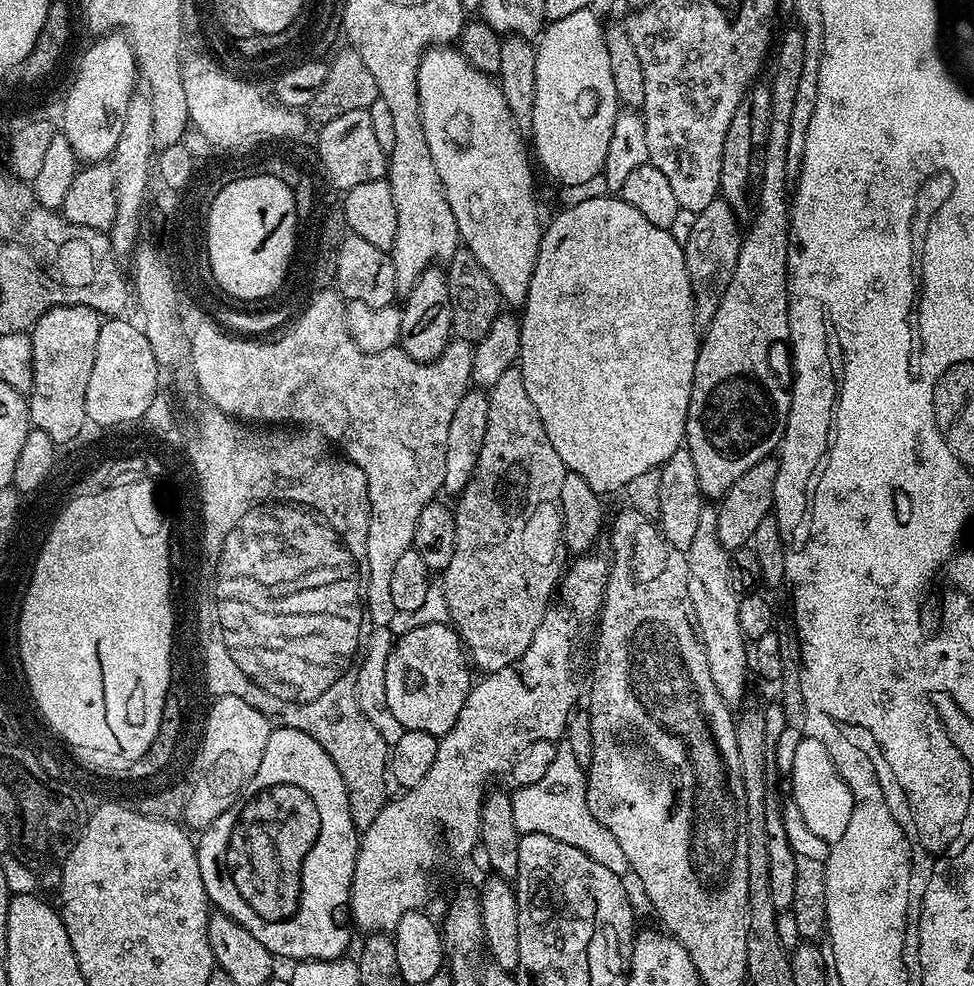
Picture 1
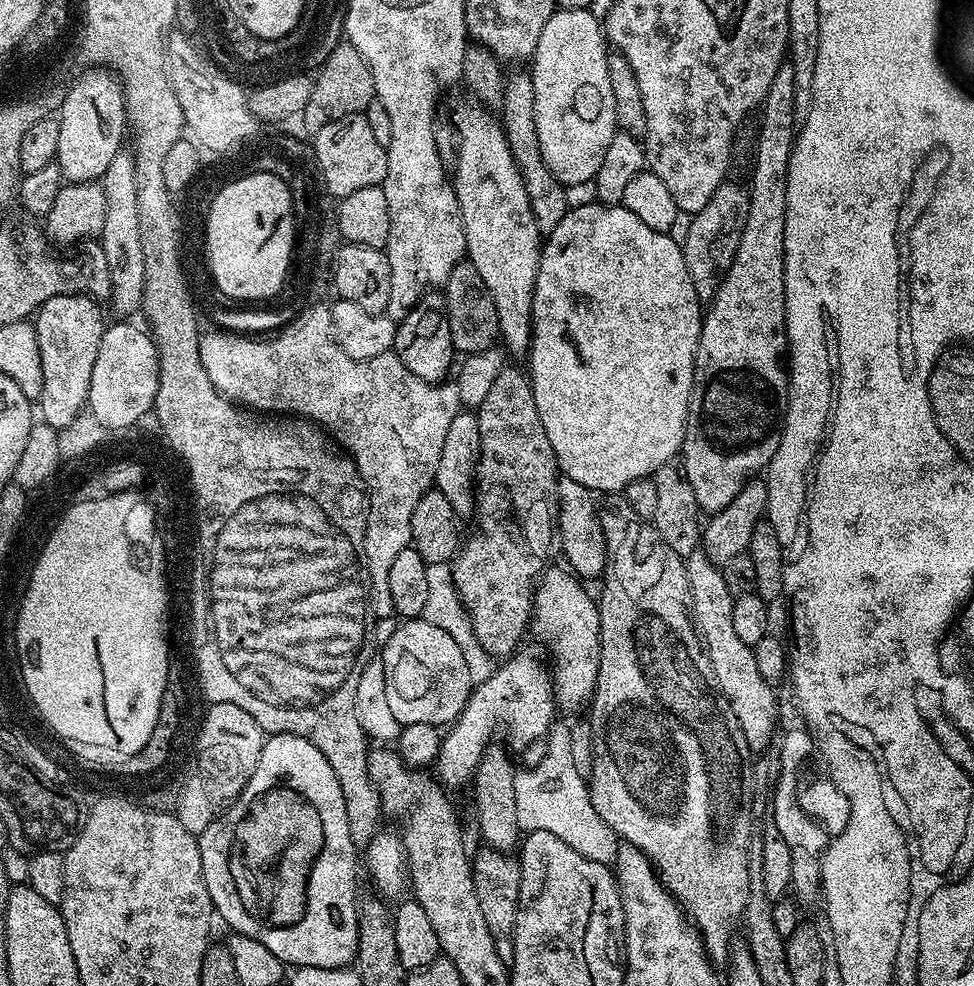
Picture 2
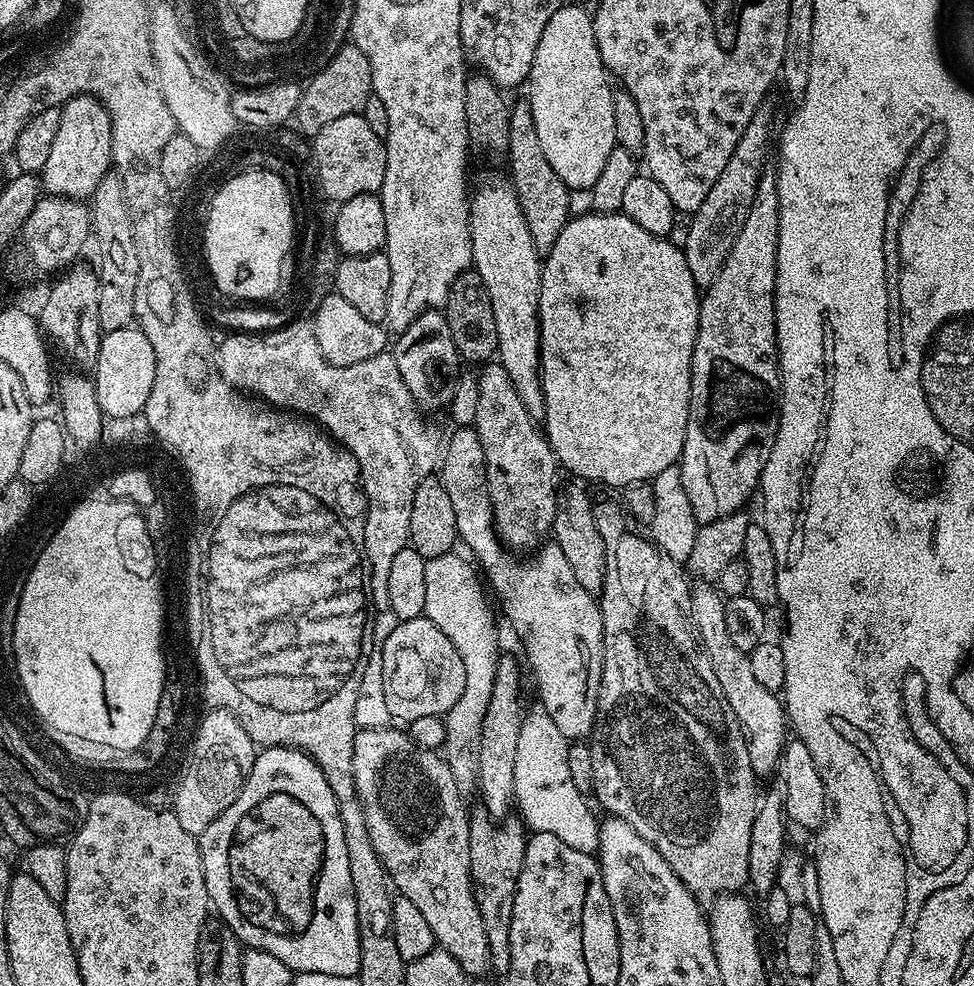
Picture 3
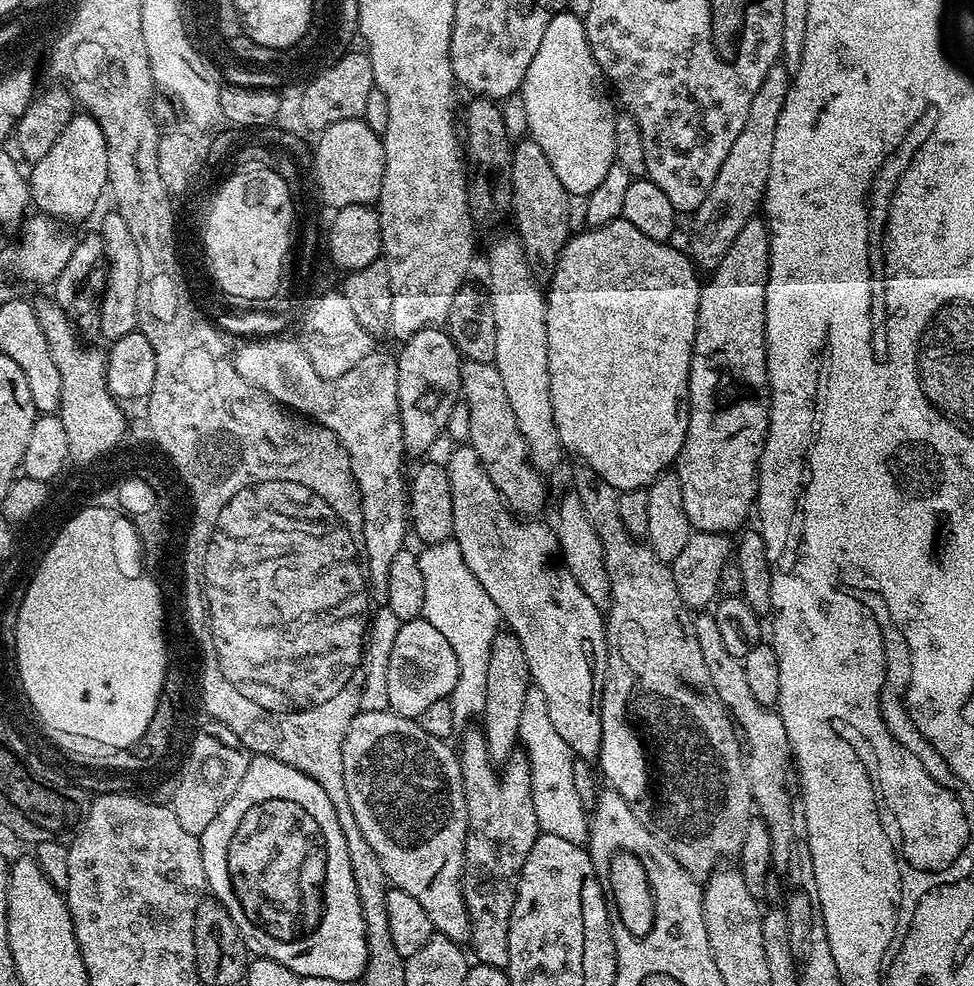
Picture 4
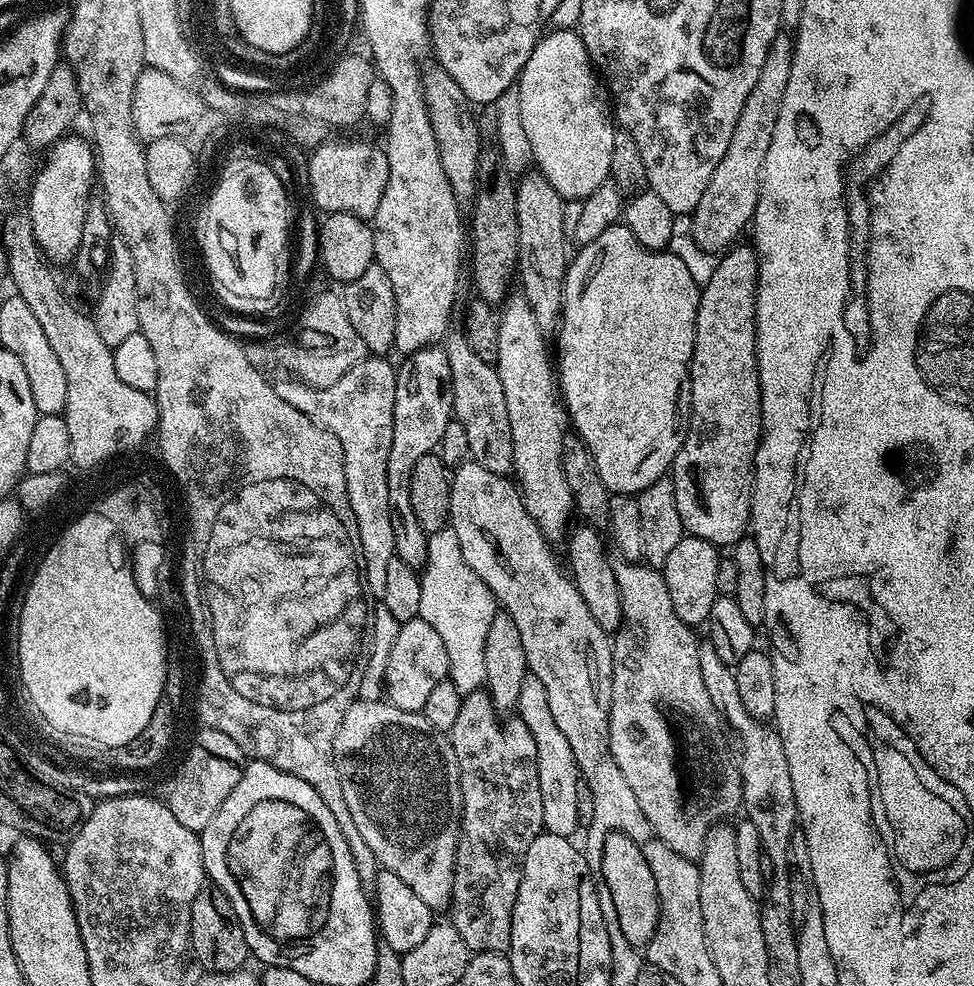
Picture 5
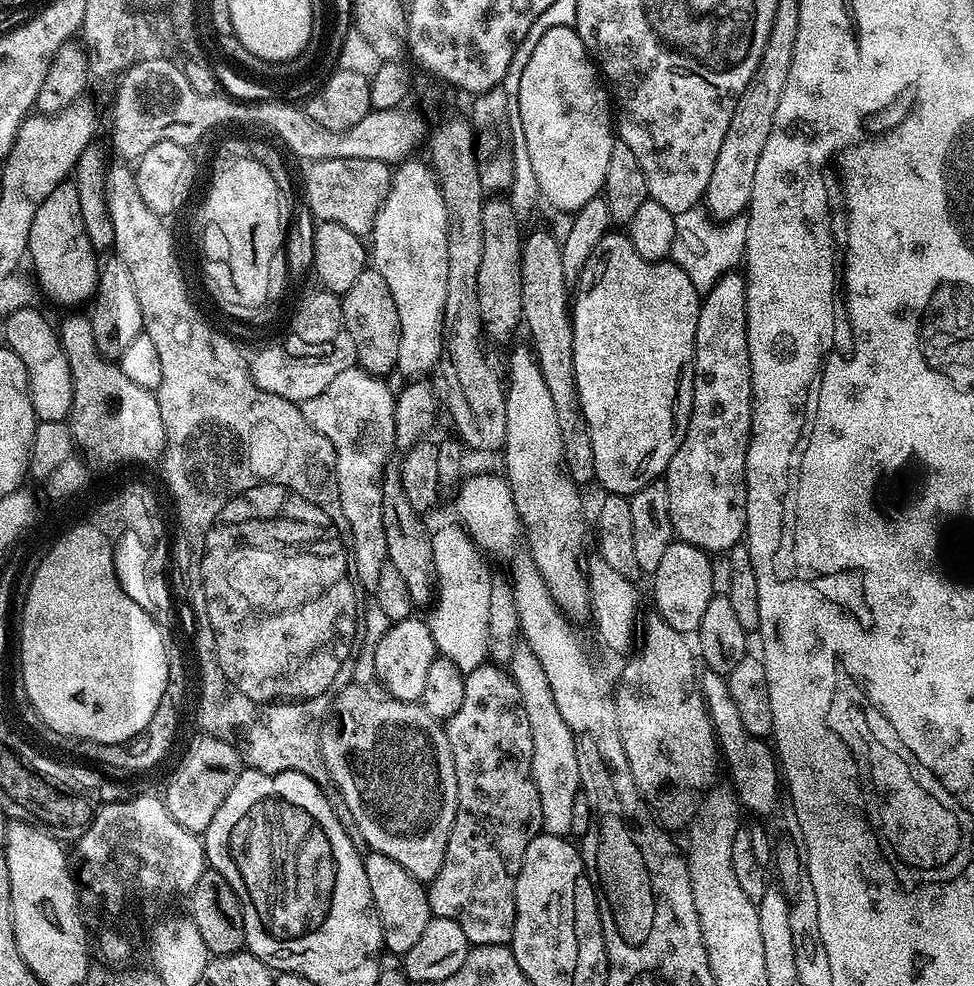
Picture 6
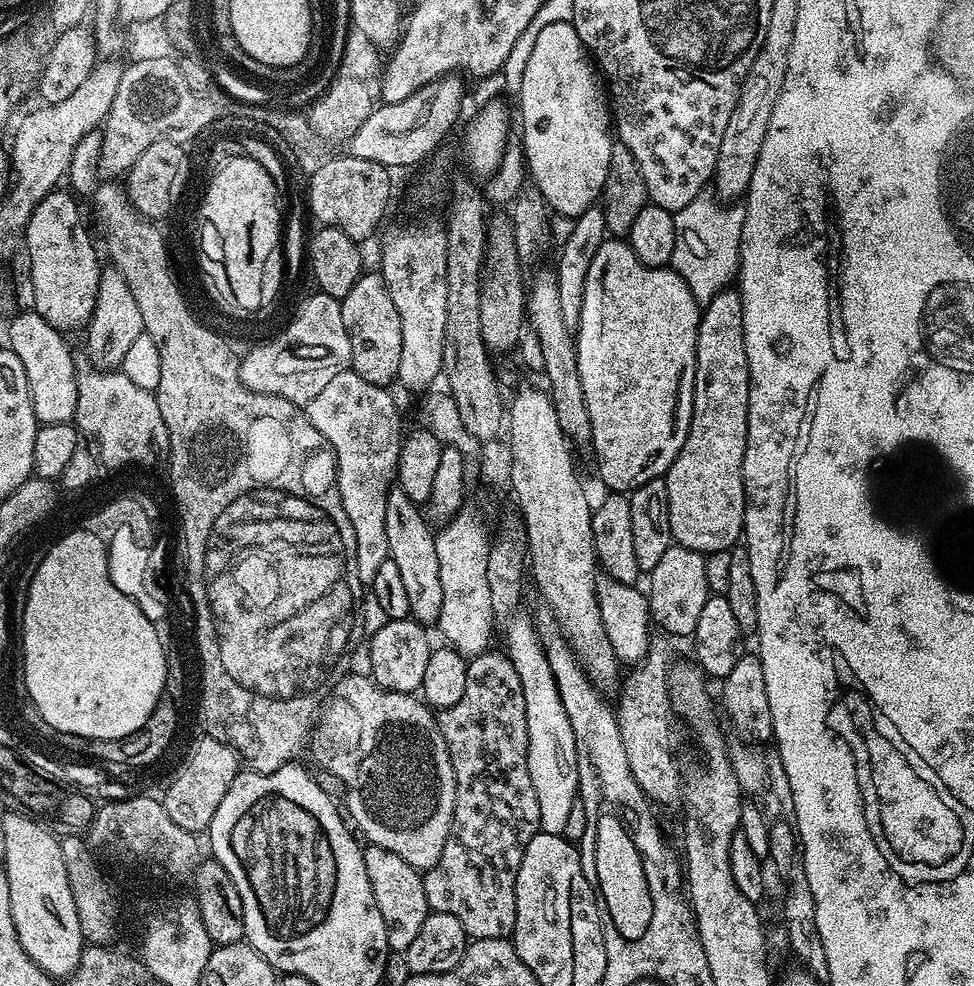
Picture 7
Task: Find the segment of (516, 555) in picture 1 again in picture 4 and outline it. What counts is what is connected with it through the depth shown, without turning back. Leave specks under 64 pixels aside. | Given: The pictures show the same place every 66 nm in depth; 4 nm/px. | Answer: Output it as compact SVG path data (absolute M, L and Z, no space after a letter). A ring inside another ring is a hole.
M465 359L460 366L460 391L462 403L470 410L470 434L467 443L478 454L490 482L500 491L504 503L513 513L532 518L544 508L545 477L532 465L528 456L528 444L518 430L514 410L506 399L506 389L498 375L495 363Z

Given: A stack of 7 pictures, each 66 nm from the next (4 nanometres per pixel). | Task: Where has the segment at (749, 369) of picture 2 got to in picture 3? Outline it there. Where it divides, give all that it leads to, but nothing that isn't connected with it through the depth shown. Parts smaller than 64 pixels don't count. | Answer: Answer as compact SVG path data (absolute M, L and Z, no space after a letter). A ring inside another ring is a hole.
M765 167L762 178L758 178L758 190L754 194L754 206L750 206L750 214L746 214L746 222L742 222L742 230L738 230L738 238L734 238L734 246L730 246L730 254L714 282L703 289L700 297L700 317L698 318L698 334L692 355L692 389L690 390L690 406L686 422L686 438L682 446L682 454L678 467L682 474L682 487L690 497L690 506L694 510L697 525L709 524L720 518L741 511L751 496L757 491L760 483L760 471L766 466L766 458L770 458L770 450L774 446L774 438L778 434L780 421L780 360L776 357L776 267L778 266L778 186L776 185L776 168Z

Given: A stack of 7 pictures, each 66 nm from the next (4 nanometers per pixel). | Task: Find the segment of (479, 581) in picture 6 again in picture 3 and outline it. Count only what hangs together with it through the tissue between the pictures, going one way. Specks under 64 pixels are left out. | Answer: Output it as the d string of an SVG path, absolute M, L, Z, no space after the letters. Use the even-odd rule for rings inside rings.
M453 550L442 554L433 560L426 560L426 606L424 607L424 615L428 617L430 622L434 622L434 626L438 626L438 630L442 630L442 634L446 634L446 638L450 638L450 642L454 642L454 646L458 650L458 655L462 657L462 666L466 666L466 690L462 694L462 698L458 698L456 705L448 711L447 716L443 717L444 725L446 726L446 738L444 739L443 751L446 753L446 759L450 770L454 774L454 782L458 782L458 790L466 798L472 798L477 795L478 783L476 780L476 754L475 751L480 742L480 731L482 730L482 718L486 718L486 706L490 706L490 690L494 690L494 670L498 668L498 662L502 655L500 644L496 641L496 624L492 621L492 608L488 605L489 593L480 586L479 580L476 578L477 569L471 563L467 564L462 557L459 556L459 551Z

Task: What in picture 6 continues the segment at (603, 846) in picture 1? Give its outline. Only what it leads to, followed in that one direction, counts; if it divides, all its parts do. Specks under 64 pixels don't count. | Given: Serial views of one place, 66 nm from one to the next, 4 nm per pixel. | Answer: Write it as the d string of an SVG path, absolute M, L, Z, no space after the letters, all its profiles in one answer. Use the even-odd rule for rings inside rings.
M520 643L510 665L510 675L518 686L522 706L526 710L526 722L530 722L530 734L534 738L532 755L532 781L536 783L538 798L542 806L543 831L549 836L569 835L572 819L575 818L576 796L581 795L578 778L578 758L574 754L574 738L554 706L554 696L550 694L550 682L542 674L542 666L528 645Z

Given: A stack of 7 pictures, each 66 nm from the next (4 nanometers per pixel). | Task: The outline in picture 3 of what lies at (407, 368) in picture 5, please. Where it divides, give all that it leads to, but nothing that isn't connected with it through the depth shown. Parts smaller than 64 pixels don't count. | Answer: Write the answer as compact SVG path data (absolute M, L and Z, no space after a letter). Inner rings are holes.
M432 309L423 312L406 330L399 333L394 340L394 355L398 362L398 374L402 374L402 382L406 382L406 388L412 392L412 397L416 399L417 405L421 409L440 408L451 405L452 395L456 389L456 380L462 371L462 357L454 344L454 337L447 324L445 313L440 310Z

